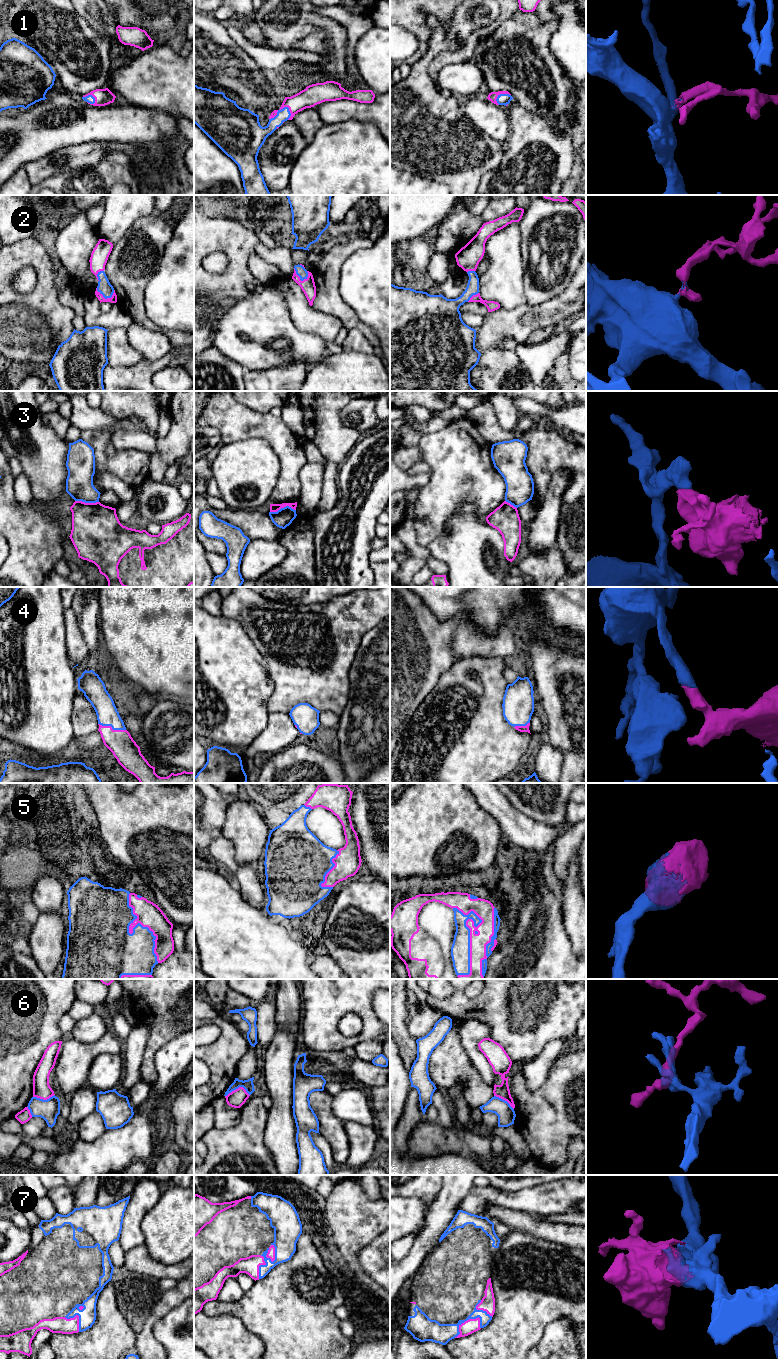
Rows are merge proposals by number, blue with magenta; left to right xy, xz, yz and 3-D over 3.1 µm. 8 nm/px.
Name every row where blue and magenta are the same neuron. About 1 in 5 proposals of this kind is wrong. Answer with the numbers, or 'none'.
1, 2, 4, 5, 7

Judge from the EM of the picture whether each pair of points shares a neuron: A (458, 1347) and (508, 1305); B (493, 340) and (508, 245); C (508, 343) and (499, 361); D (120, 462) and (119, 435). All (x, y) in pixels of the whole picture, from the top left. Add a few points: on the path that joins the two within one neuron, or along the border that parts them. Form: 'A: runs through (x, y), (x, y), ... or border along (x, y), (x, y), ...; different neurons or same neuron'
A: runs through (473, 1347), (476, 1347), (503, 1320); same neuron
B: border along (523, 304), (511, 309), (500, 307); different neurons
C: border along (501, 346), (514, 351); different neurons
D: border along (117, 449), (137, 449), (143, 452); different neurons

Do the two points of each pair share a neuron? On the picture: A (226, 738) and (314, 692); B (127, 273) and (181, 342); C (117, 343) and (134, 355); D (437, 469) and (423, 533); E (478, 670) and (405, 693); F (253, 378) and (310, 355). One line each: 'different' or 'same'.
A: different
B: same
C: same
D: same
E: different
F: different

